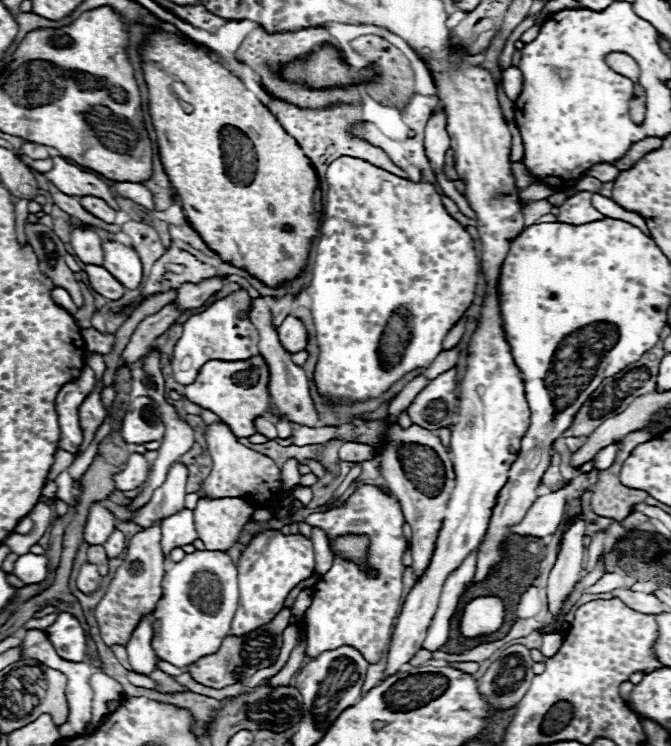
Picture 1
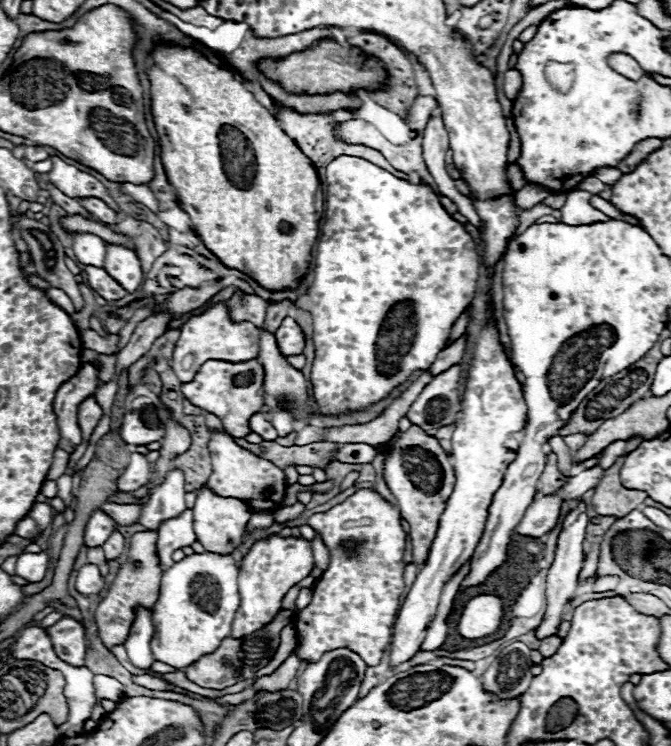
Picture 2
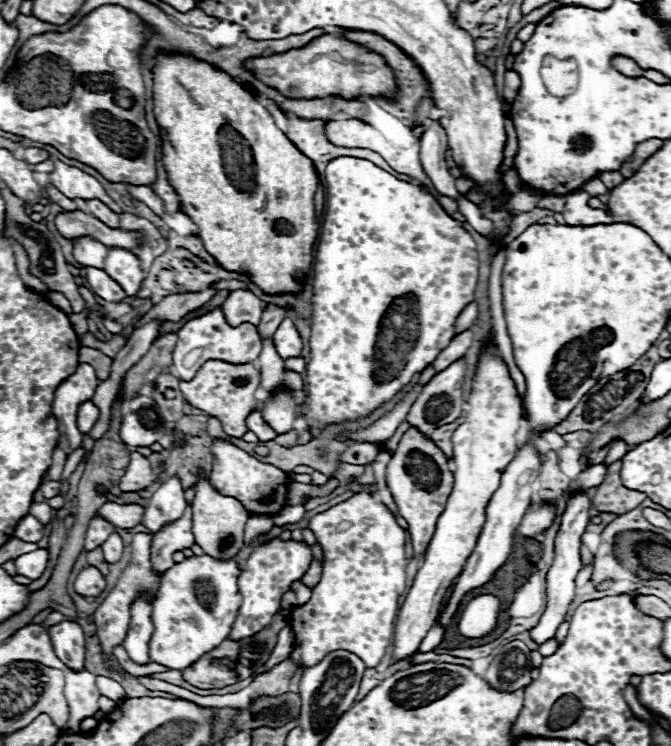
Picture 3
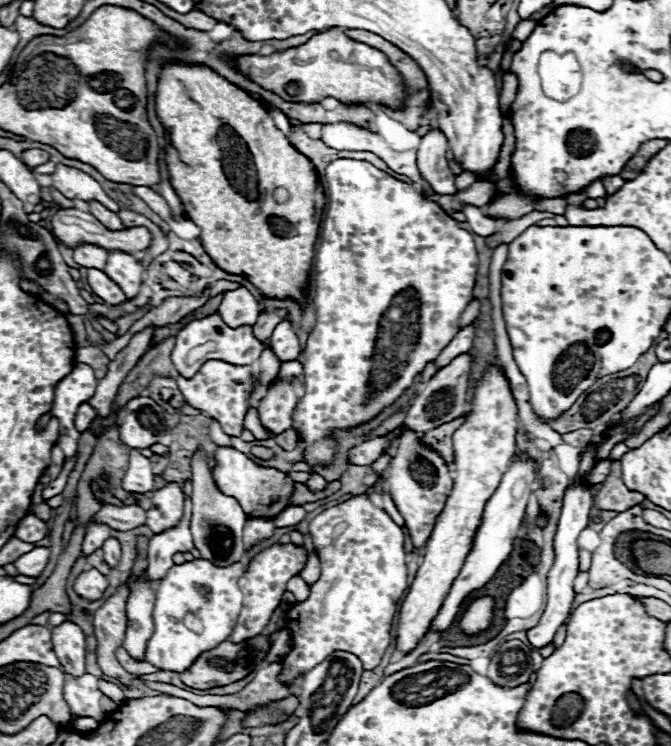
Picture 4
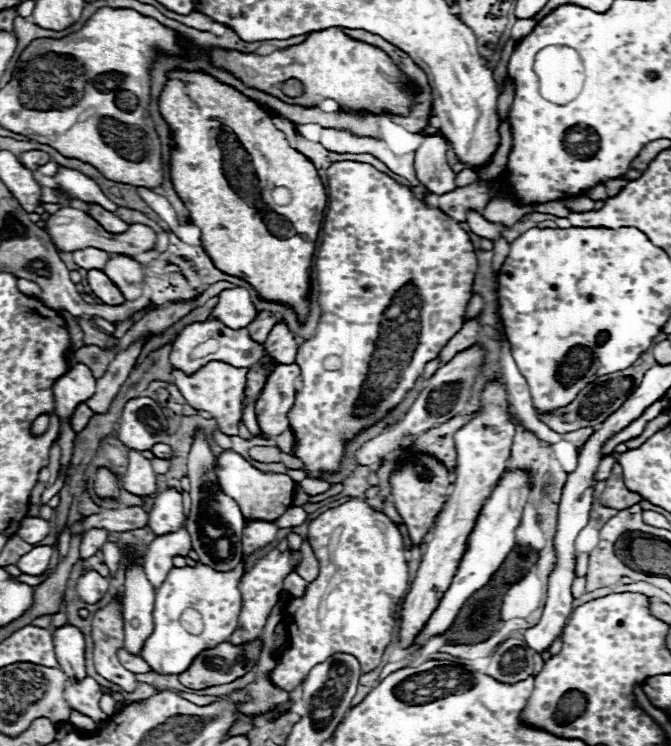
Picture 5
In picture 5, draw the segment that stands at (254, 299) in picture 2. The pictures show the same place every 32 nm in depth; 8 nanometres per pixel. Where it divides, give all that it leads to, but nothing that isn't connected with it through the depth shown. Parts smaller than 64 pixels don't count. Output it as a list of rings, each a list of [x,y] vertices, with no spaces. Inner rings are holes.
[[[230,288],[218,294],[218,304],[214,306],[208,320],[222,320],[228,328],[244,328],[256,318],[254,304],[248,290]]]

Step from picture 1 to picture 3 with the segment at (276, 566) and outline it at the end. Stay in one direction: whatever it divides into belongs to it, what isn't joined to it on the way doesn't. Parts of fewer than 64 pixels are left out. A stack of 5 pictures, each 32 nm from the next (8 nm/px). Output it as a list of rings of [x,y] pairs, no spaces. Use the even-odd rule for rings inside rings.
[[[272,540],[268,544],[258,546],[248,558],[244,572],[238,578],[238,588],[242,592],[242,608],[238,610],[236,622],[228,638],[244,640],[246,636],[254,636],[254,632],[260,632],[262,628],[266,628],[272,622],[272,616],[280,610],[282,594],[290,590],[292,580],[302,578],[310,560],[312,560],[312,552],[304,542]]]

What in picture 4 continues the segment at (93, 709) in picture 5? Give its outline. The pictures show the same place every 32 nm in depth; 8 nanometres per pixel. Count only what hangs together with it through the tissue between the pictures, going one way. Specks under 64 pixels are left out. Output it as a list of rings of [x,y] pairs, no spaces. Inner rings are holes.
[[[84,674],[80,678],[66,676],[64,698],[70,706],[72,716],[90,716],[98,722],[106,718],[106,714],[100,710],[102,692],[98,690],[98,680],[90,674]]]

